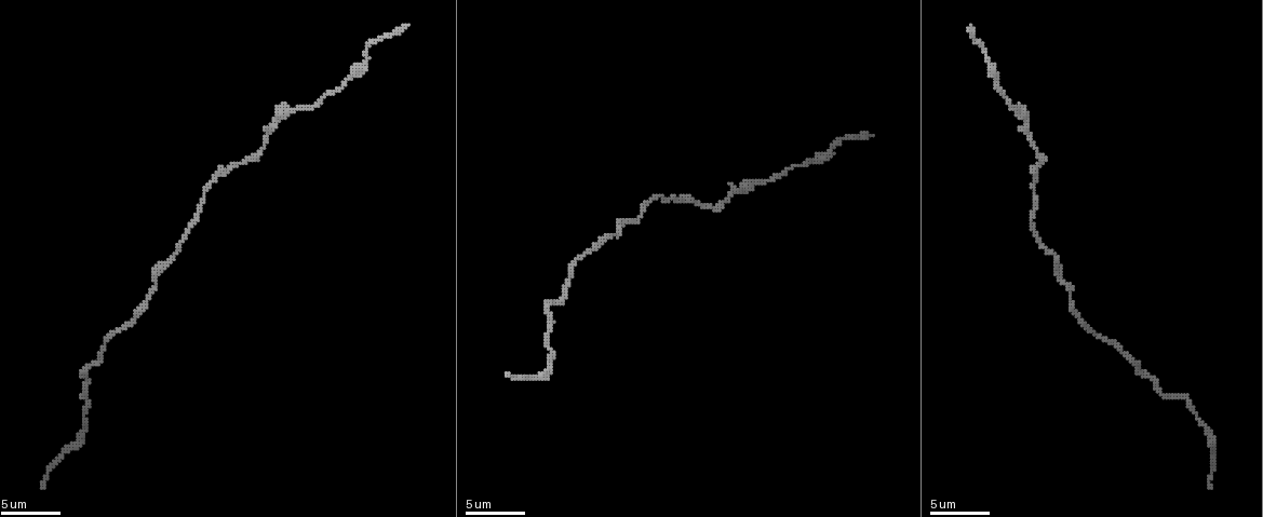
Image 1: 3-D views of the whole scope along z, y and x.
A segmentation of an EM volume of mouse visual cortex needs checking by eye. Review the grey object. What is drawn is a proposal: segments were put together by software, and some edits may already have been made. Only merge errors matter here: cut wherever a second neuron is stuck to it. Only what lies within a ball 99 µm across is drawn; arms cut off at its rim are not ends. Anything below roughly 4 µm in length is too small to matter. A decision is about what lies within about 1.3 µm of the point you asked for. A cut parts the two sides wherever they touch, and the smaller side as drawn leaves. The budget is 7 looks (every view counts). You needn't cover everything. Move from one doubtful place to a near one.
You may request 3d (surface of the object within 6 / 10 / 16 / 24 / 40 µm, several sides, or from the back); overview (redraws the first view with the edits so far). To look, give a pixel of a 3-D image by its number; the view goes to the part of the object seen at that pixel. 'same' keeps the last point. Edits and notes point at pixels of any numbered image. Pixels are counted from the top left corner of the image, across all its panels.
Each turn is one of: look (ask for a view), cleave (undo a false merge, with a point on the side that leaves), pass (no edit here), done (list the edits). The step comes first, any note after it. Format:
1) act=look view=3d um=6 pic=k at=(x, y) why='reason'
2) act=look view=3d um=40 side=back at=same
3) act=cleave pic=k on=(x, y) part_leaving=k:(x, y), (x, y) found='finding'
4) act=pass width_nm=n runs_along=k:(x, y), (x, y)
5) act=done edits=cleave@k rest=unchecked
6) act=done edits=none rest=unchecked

act=look view=3d um=10 pic=1 at=(156, 271) why='thick turns thin'

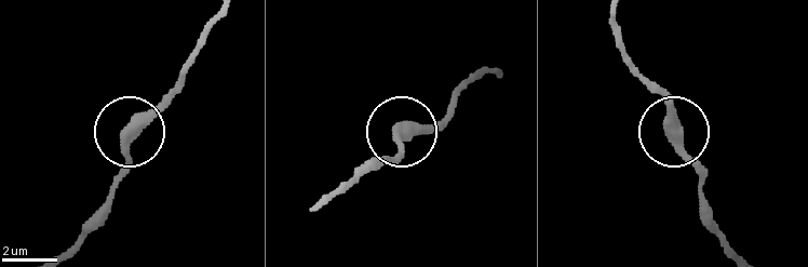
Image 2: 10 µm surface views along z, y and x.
act=pass found='continuous, no second neuron'

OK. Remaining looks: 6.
act=look view=3d um=16 pic=1 at=(1190, 403) why='thick turns thin'

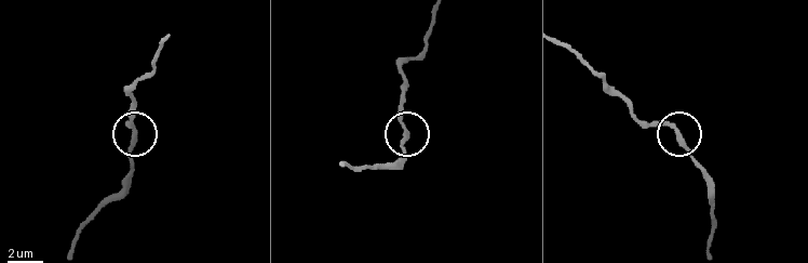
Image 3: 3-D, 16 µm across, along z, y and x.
act=look view=3d um=16 side=back pic=3 at=(405, 135)

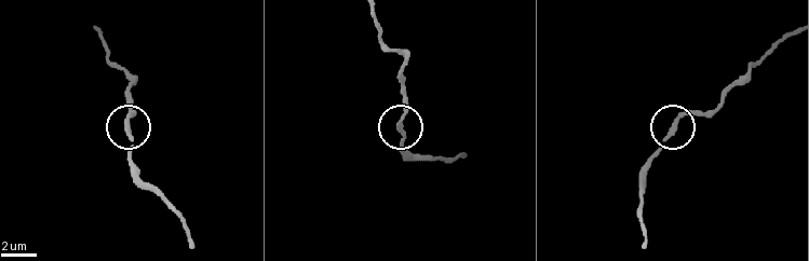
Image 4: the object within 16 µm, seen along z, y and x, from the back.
act=pass width_nm=230 runs_along=4:(369, 9), (377, 30), (404, 62), (400, 125), (404, 160) found='all the same neuron'

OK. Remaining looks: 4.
act=look view=3d um=10 pic=1 at=(756, 184) why='calibre changes'

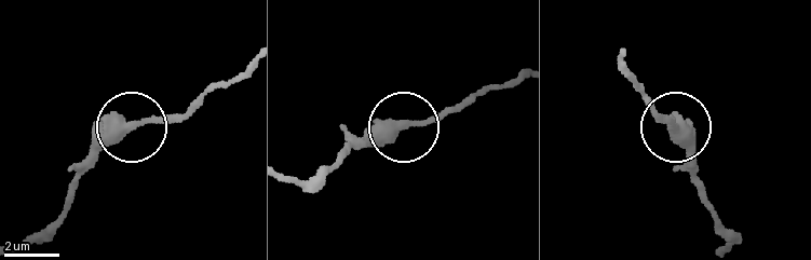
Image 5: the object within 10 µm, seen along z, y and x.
act=look view=3d um=10 side=back pic=5 at=(133, 124)

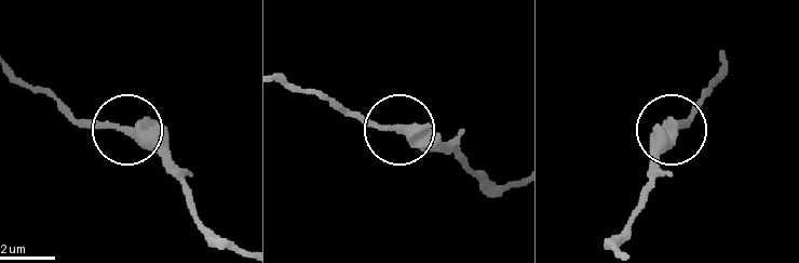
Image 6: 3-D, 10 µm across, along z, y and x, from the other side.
act=pass width_nm=370 runs_along=6:(228, 247), (200, 220), (186, 184), (137, 135), (69, 121) found='one neuron here'

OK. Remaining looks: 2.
act=look view=3d um=10 pic=1 at=(367, 62) why='sudden change in width'

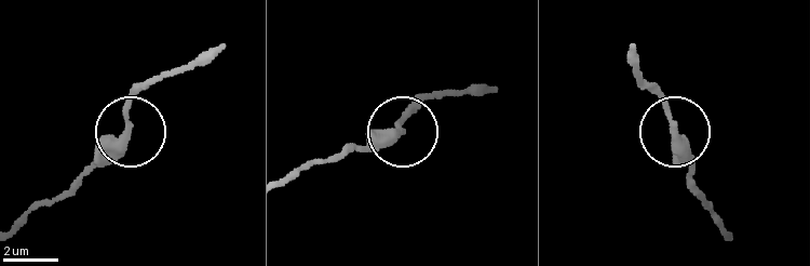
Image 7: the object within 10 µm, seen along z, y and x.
act=pass runs_along=7:(16, 227), (58, 200), (121, 137), (131, 102), (147, 83) found='one neuron here'

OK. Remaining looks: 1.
act=done edits=none rest=unchecked

